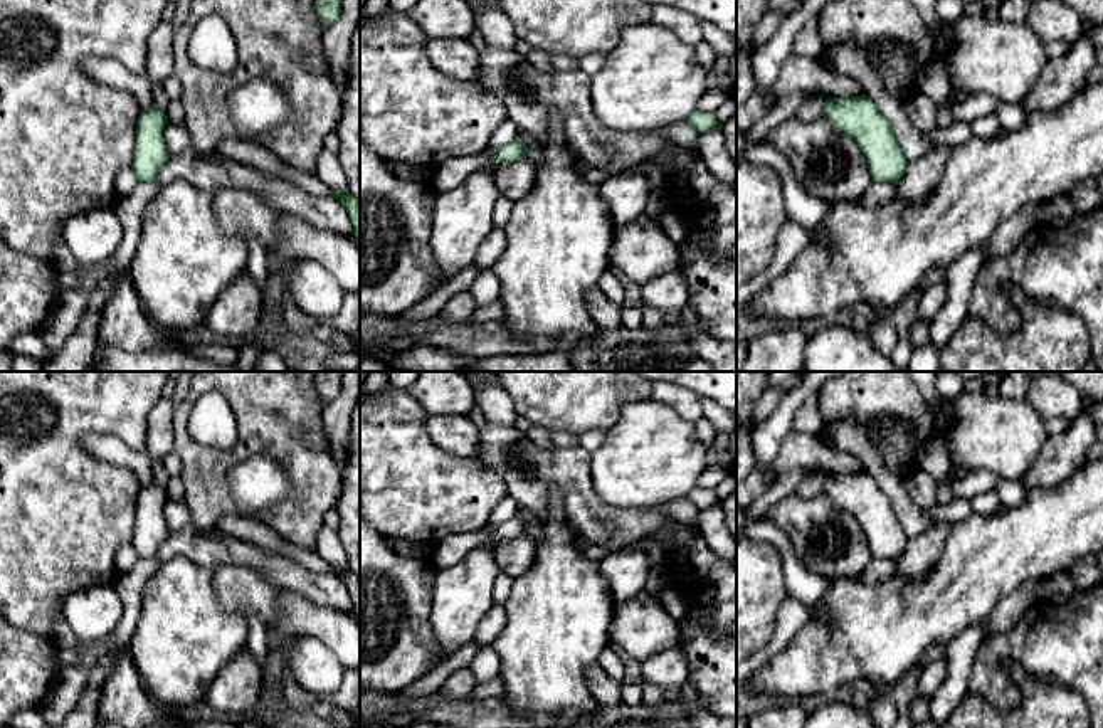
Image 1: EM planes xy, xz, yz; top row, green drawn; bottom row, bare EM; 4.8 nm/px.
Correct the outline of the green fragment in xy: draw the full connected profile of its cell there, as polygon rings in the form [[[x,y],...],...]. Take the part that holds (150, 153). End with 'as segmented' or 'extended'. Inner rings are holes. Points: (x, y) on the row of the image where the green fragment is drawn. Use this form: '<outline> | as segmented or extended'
[[[151,104],[140,111],[136,121],[136,146],[131,170],[138,182],[155,182],[160,168],[170,158],[165,145],[163,129],[168,124],[165,111]]] | as segmented

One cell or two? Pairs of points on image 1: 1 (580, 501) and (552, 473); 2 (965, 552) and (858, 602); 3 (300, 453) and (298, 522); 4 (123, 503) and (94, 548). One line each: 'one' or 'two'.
1: one
2: one
3: one
4: one

